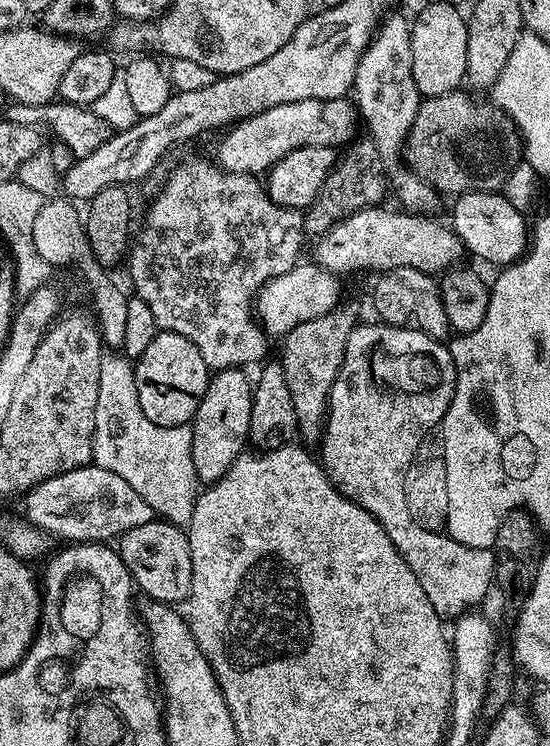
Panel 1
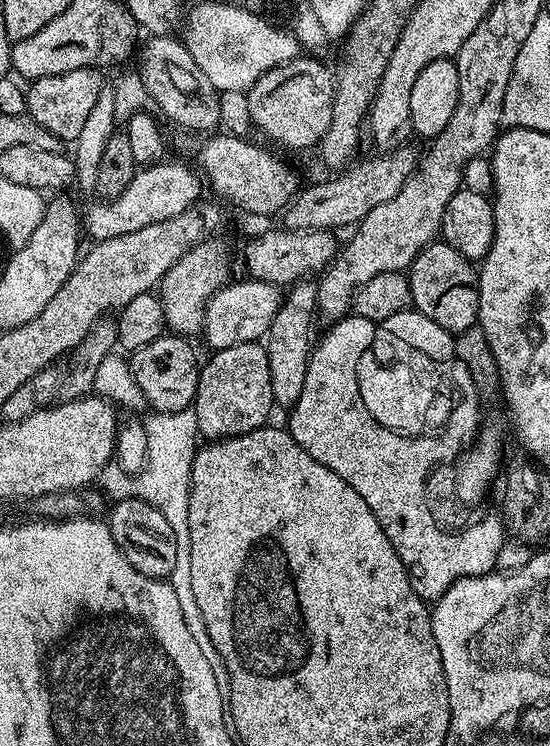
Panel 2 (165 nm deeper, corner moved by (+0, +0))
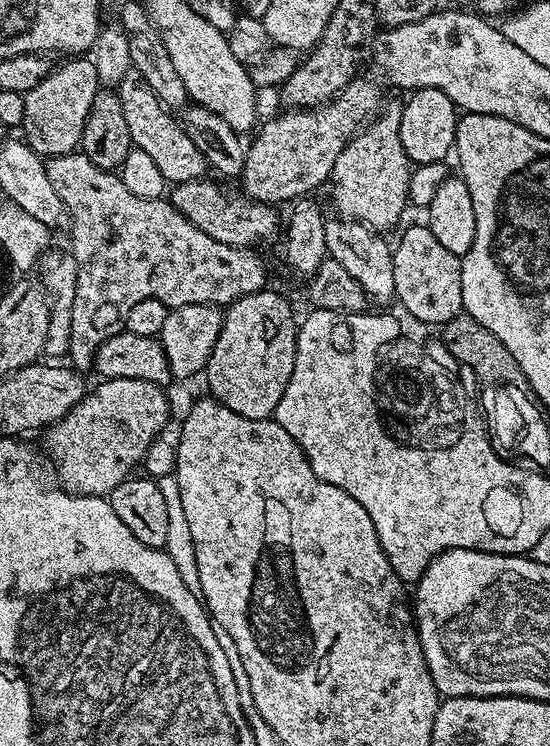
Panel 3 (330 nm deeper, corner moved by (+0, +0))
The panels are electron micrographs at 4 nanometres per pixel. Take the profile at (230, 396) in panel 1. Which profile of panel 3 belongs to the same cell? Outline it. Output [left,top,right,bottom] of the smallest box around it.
[206,290,298,420]

